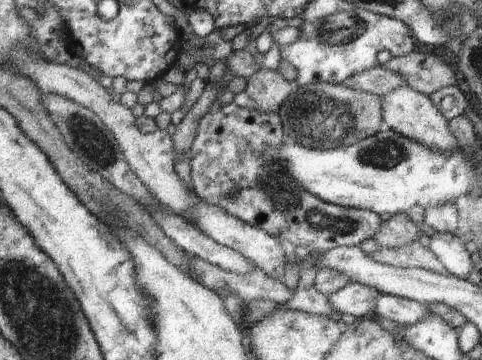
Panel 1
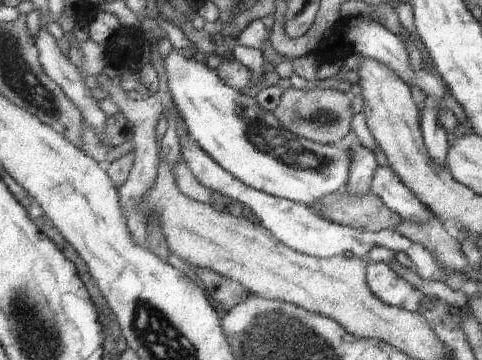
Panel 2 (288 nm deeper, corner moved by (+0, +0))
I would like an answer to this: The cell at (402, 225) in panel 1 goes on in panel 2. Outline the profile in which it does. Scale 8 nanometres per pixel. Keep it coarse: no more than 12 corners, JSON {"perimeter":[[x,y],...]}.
{"perimeter":[[343,190],[315,204],[319,218],[373,234],[403,218],[379,196]]}

